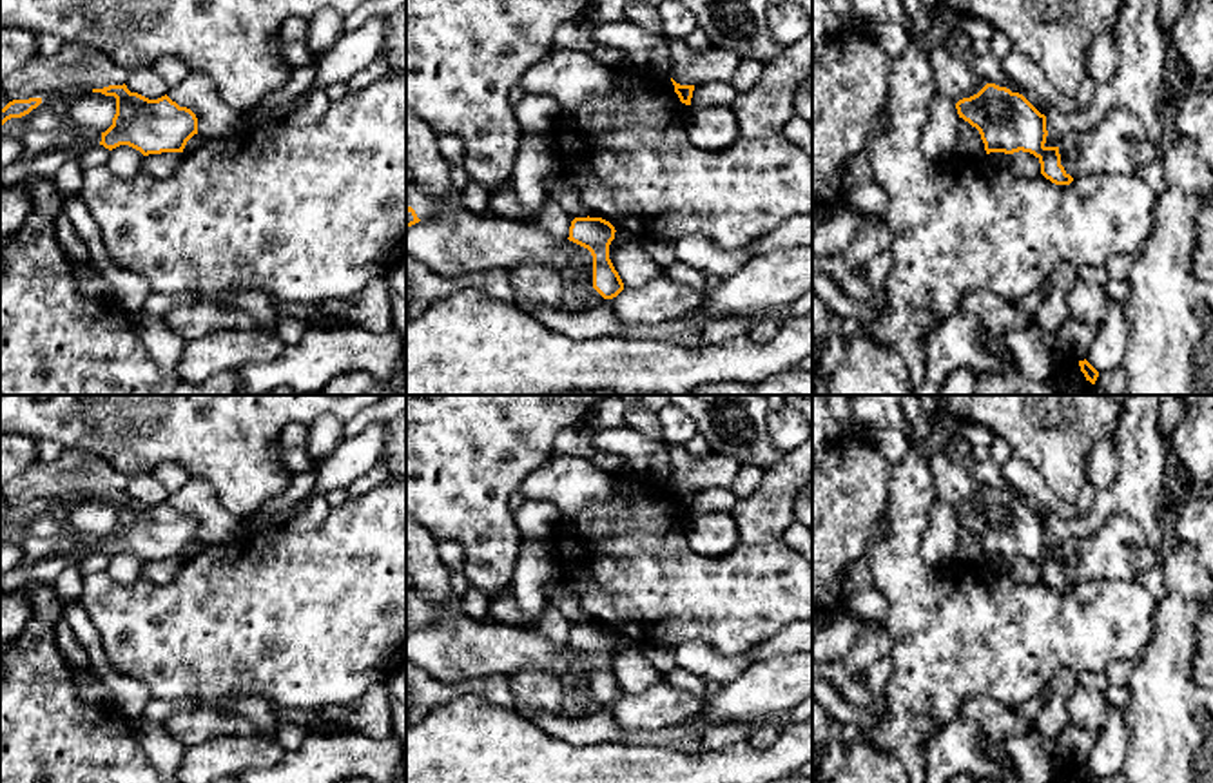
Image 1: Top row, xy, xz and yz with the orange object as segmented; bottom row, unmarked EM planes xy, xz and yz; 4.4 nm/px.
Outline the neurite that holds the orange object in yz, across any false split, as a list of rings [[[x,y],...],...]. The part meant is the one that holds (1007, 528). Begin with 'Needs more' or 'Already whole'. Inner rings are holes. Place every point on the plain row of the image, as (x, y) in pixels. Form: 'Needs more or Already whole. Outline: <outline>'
Already whole. Outline: [[[986,489],[977,500],[956,509],[959,524],[975,533],[990,558],[1030,558],[1041,569],[1041,580],[1055,591],[1073,584],[1061,571],[1059,553],[1046,553],[1046,522],[1023,500]]]

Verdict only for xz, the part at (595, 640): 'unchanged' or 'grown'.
unchanged

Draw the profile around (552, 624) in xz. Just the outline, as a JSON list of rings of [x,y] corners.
[[[546,605],[544,613],[533,622],[528,631],[546,636],[557,647],[569,643],[569,633],[575,624],[568,620],[560,611]]]

